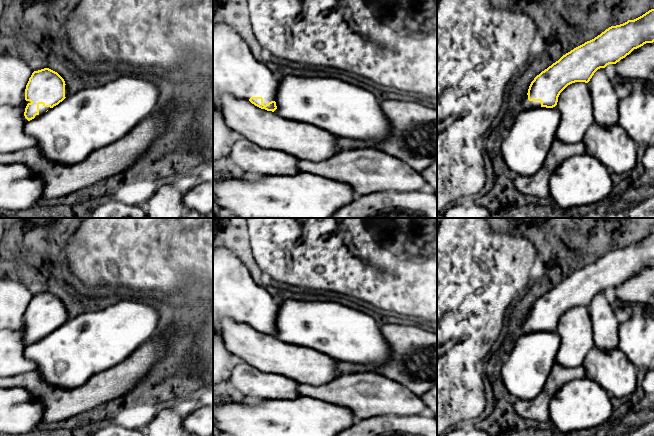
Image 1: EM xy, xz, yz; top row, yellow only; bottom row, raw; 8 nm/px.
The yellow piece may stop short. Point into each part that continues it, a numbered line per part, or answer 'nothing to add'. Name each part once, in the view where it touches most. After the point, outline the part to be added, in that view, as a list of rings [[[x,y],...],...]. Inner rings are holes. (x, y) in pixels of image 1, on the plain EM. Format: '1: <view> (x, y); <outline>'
1: xy (14, 296); [[[0,277],[0,331],[22,330],[23,336],[30,325],[25,324],[26,309],[33,295],[21,282]]]

